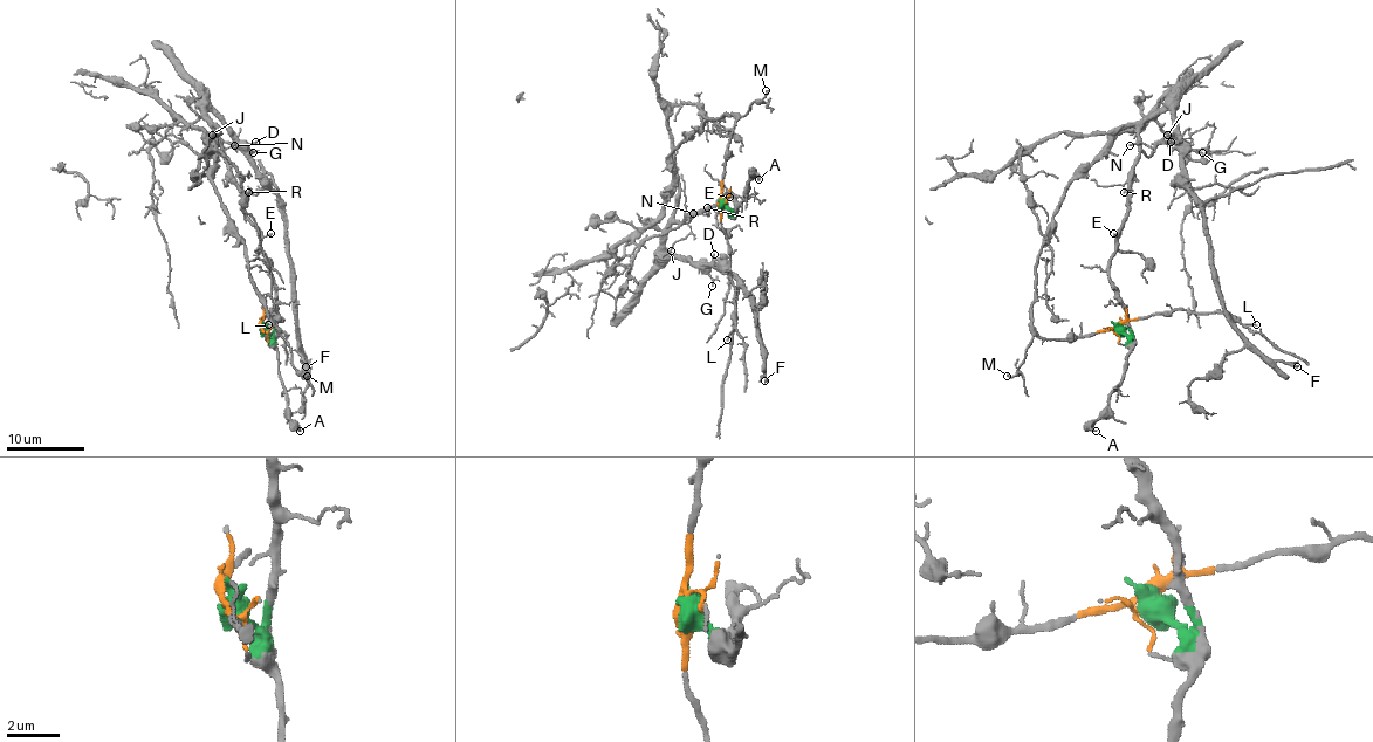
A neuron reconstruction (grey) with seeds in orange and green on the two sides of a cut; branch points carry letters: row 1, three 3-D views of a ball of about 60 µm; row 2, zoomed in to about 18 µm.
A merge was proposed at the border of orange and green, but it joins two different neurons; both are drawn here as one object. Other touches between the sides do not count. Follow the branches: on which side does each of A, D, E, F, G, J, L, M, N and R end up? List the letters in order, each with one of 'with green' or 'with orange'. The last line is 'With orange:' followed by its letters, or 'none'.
A: with green
D: with green
E: with green
F: with green
G: with green
J: with green
L: with orange
M: with orange
N: with green
R: with green
With orange: L, M

